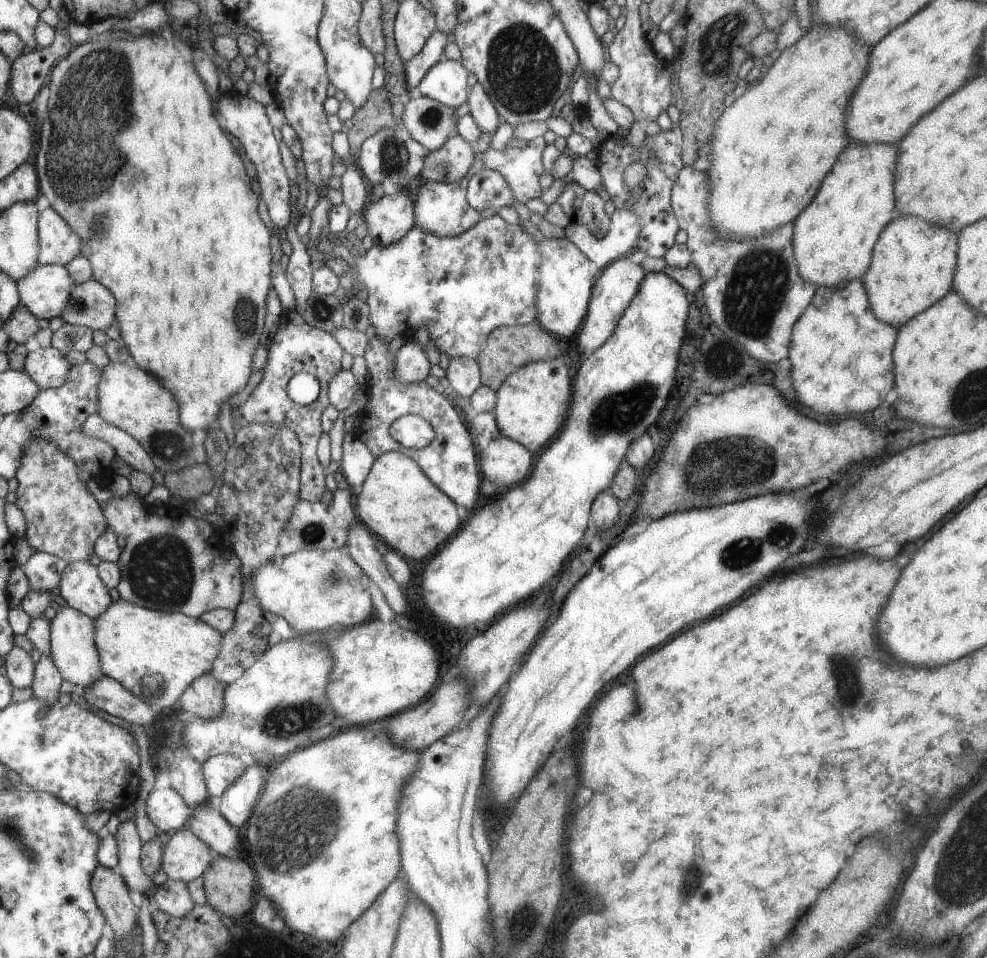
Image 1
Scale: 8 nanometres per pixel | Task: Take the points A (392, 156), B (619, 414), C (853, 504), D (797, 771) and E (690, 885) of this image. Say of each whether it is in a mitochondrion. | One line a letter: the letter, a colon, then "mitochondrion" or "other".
A: mitochondrion
B: mitochondrion
C: mitochondrion
D: other
E: mitochondrion

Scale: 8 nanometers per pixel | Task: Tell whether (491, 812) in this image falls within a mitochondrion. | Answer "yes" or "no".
no

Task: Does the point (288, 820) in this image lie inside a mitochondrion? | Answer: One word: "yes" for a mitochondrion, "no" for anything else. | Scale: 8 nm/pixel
yes

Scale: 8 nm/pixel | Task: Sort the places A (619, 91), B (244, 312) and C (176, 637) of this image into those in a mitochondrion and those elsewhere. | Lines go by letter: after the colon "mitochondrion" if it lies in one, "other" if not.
A: other
B: mitochondrion
C: other

